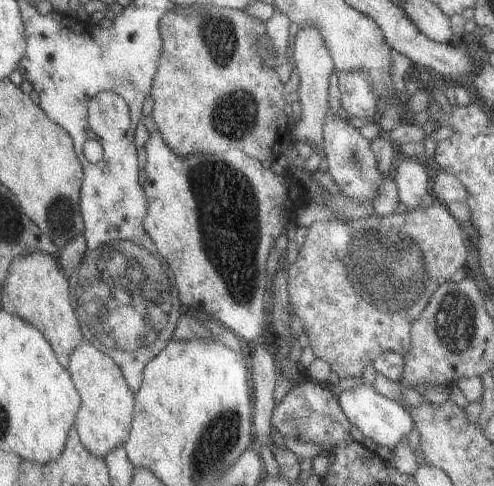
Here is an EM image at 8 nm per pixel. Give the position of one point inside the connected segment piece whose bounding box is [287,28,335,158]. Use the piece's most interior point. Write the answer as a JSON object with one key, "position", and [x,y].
{"position":[312,61]}

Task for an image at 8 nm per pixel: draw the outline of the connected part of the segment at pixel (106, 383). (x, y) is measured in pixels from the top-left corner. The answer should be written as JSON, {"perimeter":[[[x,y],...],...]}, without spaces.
{"perimeter":[[[91,342],[77,344],[69,358],[67,358],[67,372],[71,382],[79,394],[79,410],[73,418],[73,428],[77,432],[79,442],[87,452],[97,458],[103,458],[107,452],[117,448],[127,440],[129,424],[131,424],[131,410],[135,404],[135,394],[127,388],[121,370],[105,352],[99,352]]]}

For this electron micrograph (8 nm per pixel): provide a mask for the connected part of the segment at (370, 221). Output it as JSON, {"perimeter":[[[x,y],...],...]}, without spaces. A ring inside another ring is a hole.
{"perimeter":[[[433,200],[427,208],[415,208],[405,214],[379,216],[369,214],[359,220],[319,220],[315,218],[303,236],[297,258],[287,264],[287,294],[291,316],[299,318],[309,348],[315,360],[331,366],[339,376],[359,378],[365,364],[371,364],[381,352],[393,350],[401,356],[409,348],[409,328],[419,318],[427,298],[443,282],[449,282],[451,274],[465,268],[467,244],[461,236],[459,222],[455,222],[447,206]]]}

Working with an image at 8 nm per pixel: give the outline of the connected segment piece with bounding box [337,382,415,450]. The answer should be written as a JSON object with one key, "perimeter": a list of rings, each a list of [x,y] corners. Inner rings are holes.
{"perimeter":[[[355,384],[349,390],[341,390],[337,394],[337,402],[343,410],[343,414],[347,416],[347,420],[351,422],[351,428],[357,428],[367,440],[371,440],[377,446],[385,446],[389,450],[393,450],[399,440],[403,436],[409,434],[411,428],[415,428],[415,422],[411,418],[411,412],[397,400],[389,400],[387,396],[381,396],[379,392],[375,392],[375,388],[363,384]]]}

